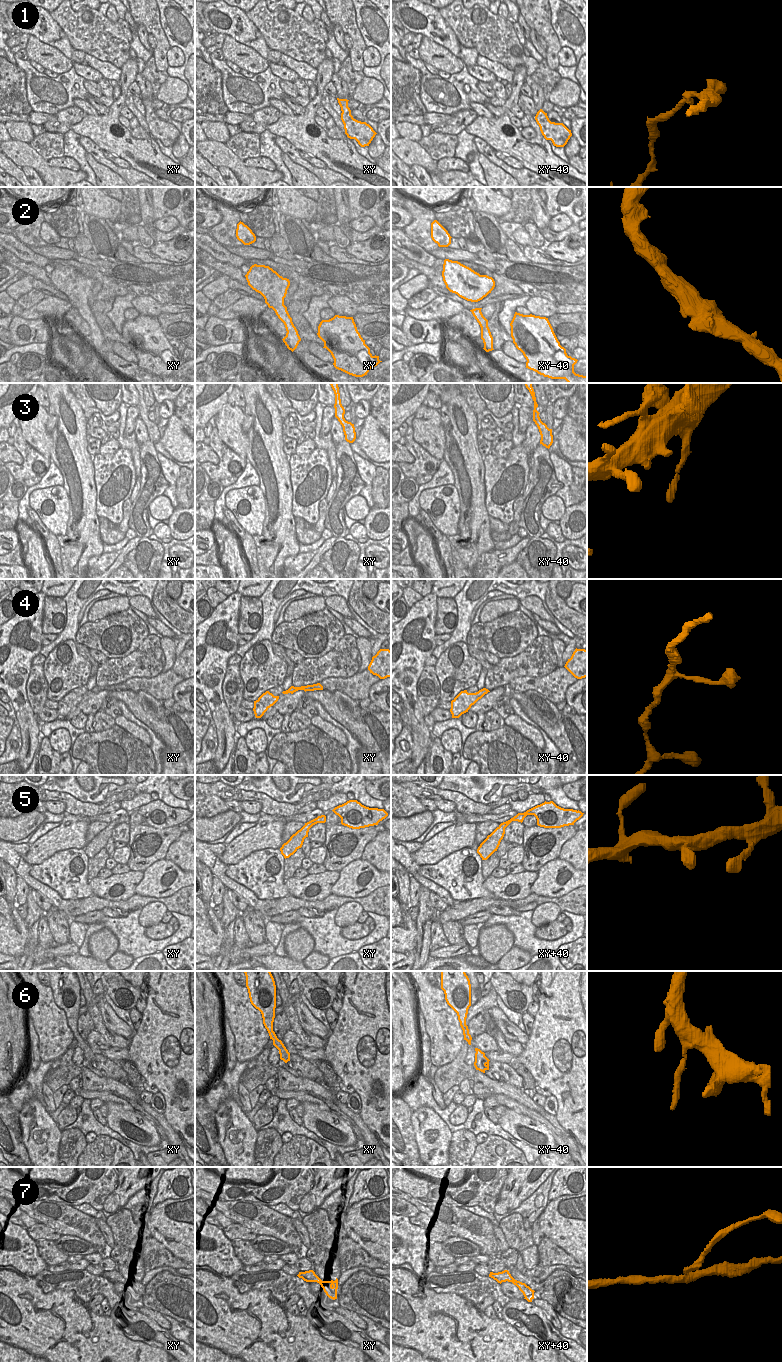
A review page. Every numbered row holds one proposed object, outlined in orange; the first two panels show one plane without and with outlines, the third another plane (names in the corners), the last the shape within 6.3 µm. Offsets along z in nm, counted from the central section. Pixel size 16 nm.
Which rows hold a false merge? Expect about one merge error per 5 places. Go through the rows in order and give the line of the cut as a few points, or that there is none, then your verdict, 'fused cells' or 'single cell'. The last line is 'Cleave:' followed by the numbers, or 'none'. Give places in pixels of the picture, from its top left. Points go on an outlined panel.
1: no cut; single cell
2: no cut; single cell
3: no cut; single cell
4: no cut; single cell
5: no cut; single cell
6: no cut; single cell
7: cut in xy+40 along (516, 1280), (511, 1281); fused cells
Cleave: 7

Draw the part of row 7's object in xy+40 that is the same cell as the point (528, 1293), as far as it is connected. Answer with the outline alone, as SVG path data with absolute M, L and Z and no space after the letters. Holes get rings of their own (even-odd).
M512 1281L512 1283L516 1285L519 1290L523 1293L525 1297L524 1299L526 1299L528 1302L532 1302L532 1300L534 1299L534 1290L532 1290L529 1286L520 1281Z

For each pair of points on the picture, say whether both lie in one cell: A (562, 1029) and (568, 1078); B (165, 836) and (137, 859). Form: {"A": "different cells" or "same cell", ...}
{"A": "same cell", "B": "same cell"}

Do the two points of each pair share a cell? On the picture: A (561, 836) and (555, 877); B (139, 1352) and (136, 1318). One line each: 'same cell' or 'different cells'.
A: different cells
B: different cells

